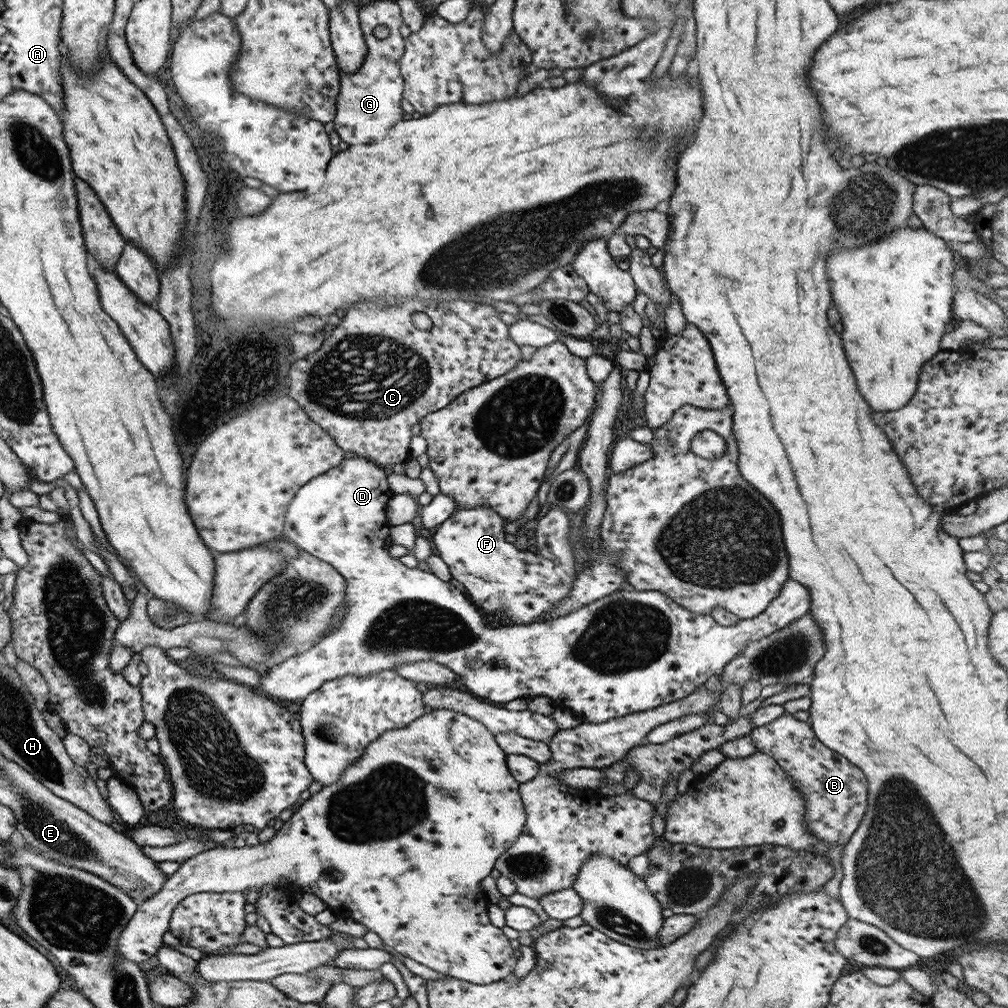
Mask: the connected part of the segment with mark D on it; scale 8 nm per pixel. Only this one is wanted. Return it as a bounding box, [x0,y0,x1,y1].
[252,458,809,724]

